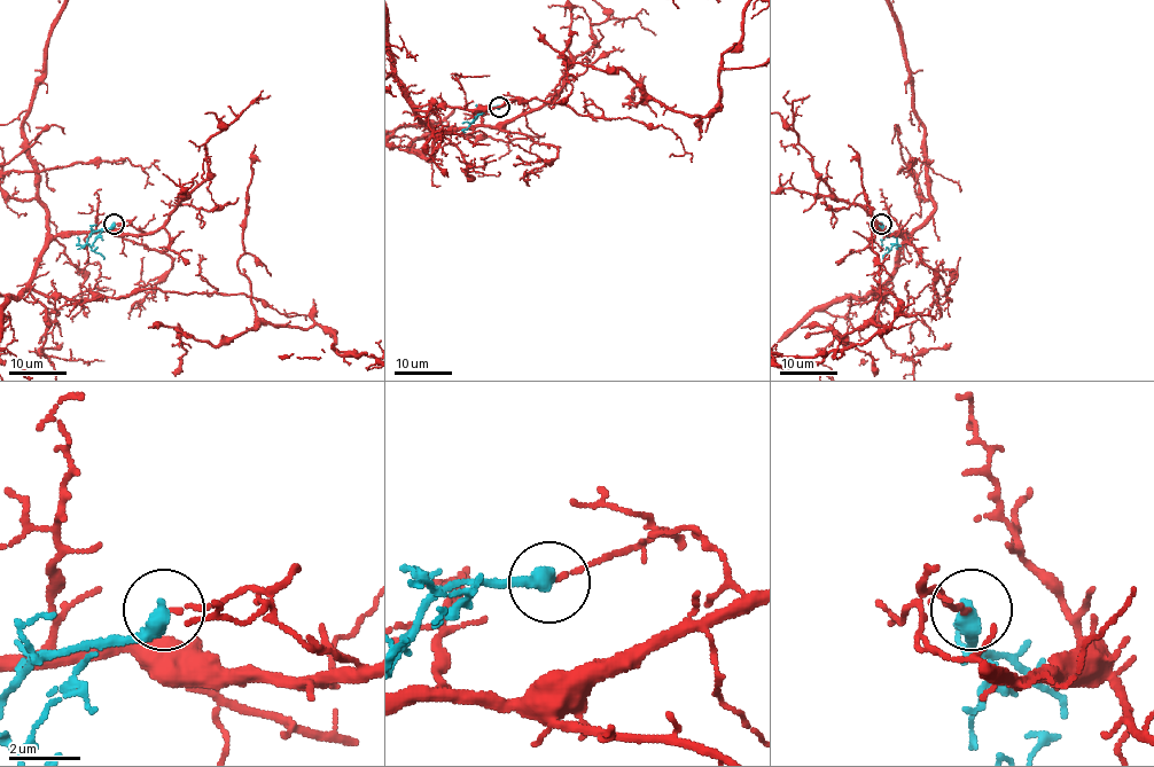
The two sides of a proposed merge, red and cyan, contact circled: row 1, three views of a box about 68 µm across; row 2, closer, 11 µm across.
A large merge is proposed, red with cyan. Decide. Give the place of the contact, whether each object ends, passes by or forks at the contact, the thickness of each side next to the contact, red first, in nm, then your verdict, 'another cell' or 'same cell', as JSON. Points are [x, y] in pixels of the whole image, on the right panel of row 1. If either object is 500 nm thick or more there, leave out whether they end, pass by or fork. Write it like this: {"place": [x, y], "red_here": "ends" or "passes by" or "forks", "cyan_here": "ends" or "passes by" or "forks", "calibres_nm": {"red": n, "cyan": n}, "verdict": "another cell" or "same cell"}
{"place": [881, 224], "red_here": "ends", "cyan_here": "ends", "calibres_nm": {"red": 120, "cyan": 480}, "verdict": "another cell"}

